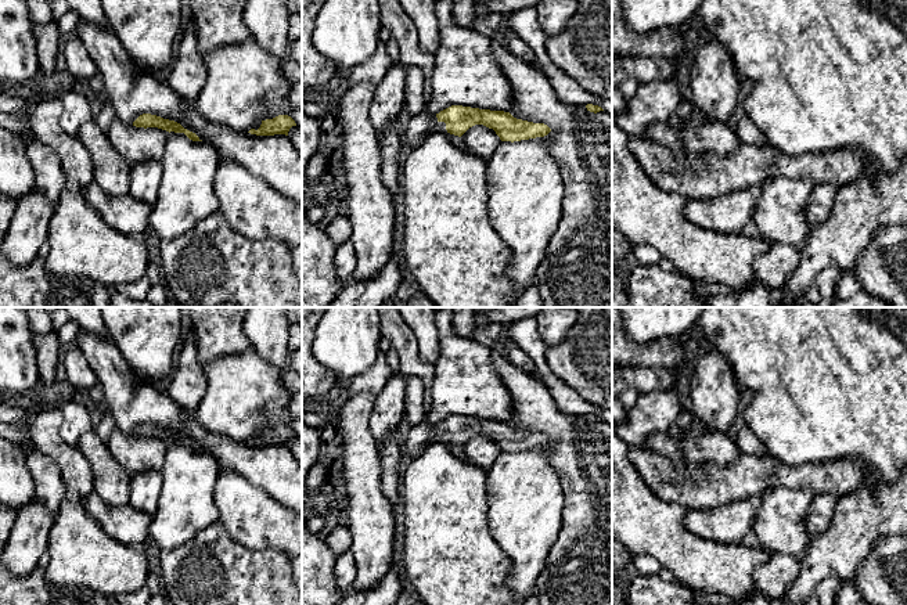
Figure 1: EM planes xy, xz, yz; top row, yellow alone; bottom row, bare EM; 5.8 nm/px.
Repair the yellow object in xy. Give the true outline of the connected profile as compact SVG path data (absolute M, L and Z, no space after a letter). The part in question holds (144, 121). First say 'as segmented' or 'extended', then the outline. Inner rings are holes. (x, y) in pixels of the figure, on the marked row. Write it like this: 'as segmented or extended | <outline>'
as segmented | M143 114L140 115L134 122L133 126L136 127L158 127L166 132L174 132L174 133L184 133L190 140L192 141L202 141L195 133L184 129L180 123L169 119L163 119L156 115L151 114Z

